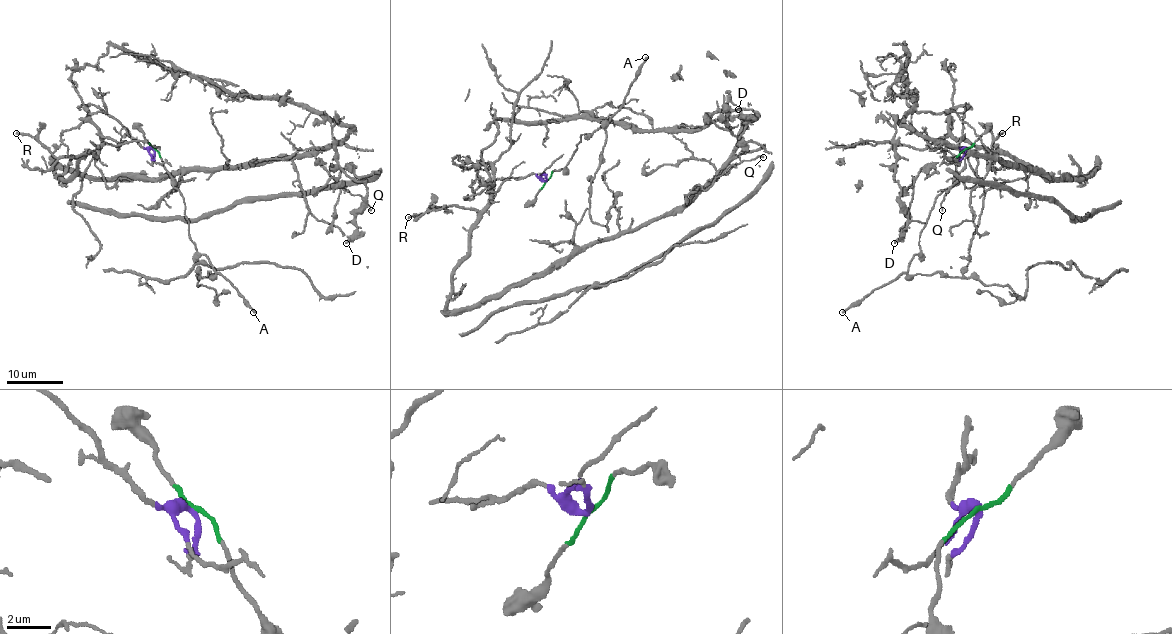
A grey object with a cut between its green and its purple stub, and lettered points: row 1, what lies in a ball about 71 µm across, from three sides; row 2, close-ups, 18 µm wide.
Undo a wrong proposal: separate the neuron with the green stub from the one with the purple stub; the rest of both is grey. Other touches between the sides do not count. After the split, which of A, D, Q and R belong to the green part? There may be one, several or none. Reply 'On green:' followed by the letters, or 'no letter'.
On green: A

